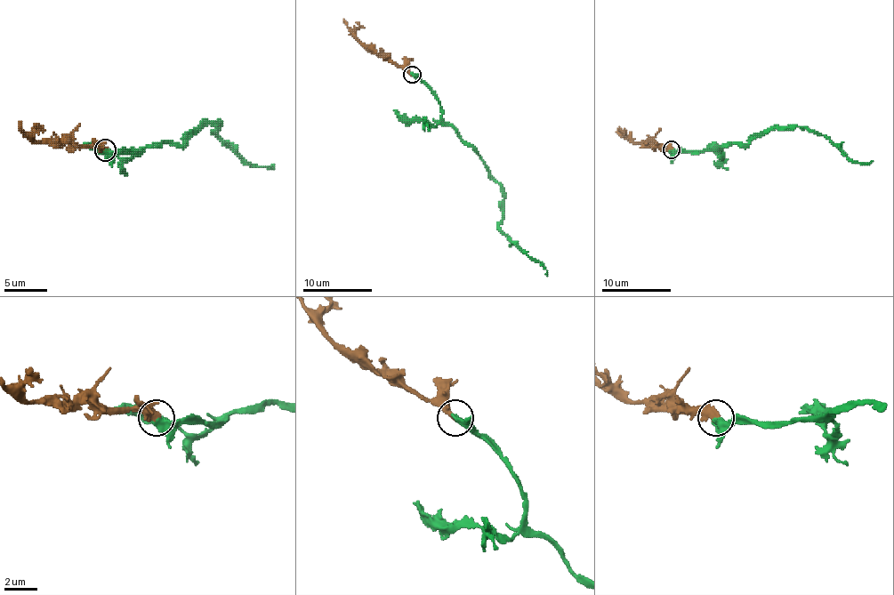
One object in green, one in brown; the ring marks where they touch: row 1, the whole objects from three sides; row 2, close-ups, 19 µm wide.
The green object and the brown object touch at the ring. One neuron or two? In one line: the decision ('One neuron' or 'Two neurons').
One neuron

